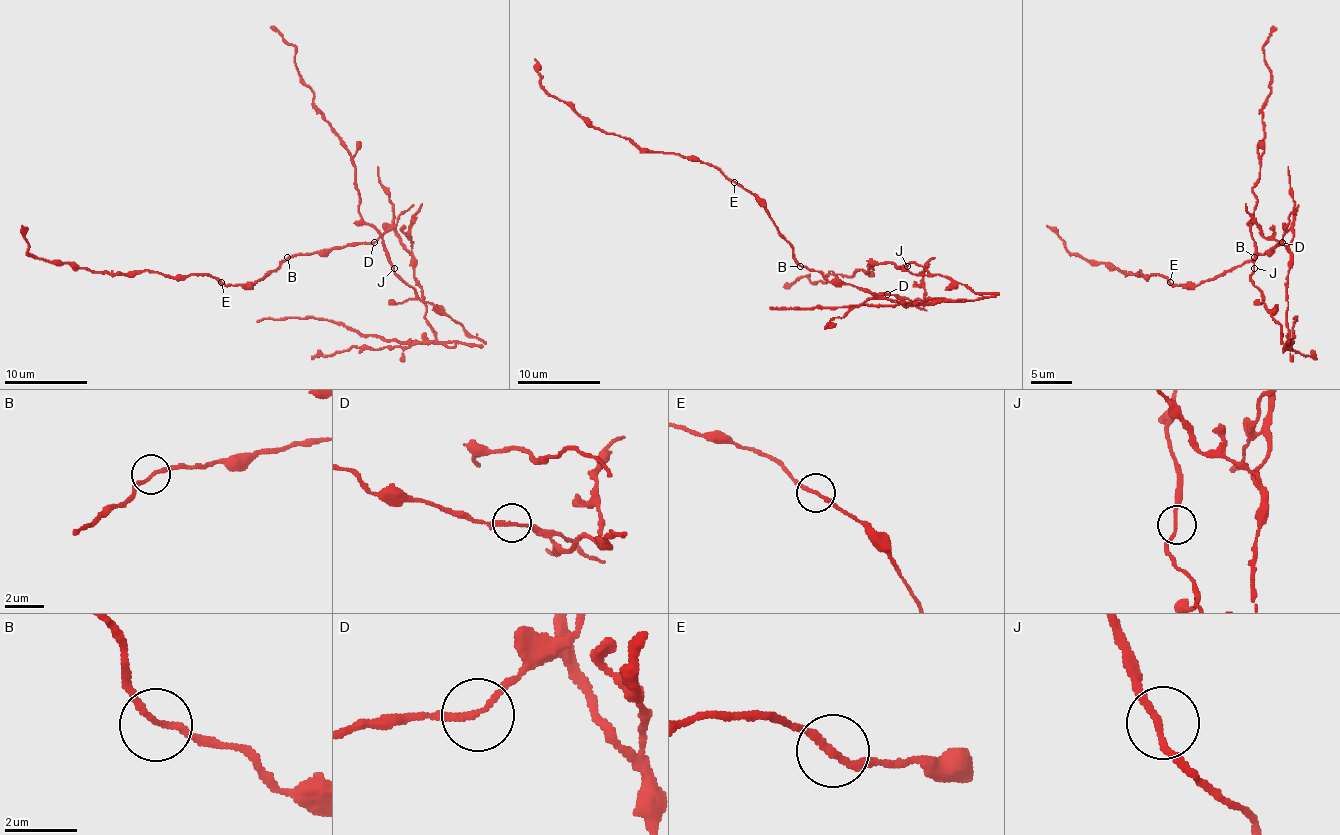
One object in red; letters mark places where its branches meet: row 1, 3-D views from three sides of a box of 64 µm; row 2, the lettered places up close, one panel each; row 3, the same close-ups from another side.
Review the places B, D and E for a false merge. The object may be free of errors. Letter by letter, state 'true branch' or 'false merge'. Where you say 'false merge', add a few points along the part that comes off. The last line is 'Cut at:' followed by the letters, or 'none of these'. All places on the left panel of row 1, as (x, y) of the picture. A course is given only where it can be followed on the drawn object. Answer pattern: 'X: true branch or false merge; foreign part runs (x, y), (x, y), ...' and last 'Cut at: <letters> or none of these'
B: true branch
D: false merge; foreign part runs (374, 243), (392, 229), (413, 257), (438, 342), (483, 342), (394, 272), (359, 212), (353, 154), (271, 26)
E: true branch
Cut at: D

